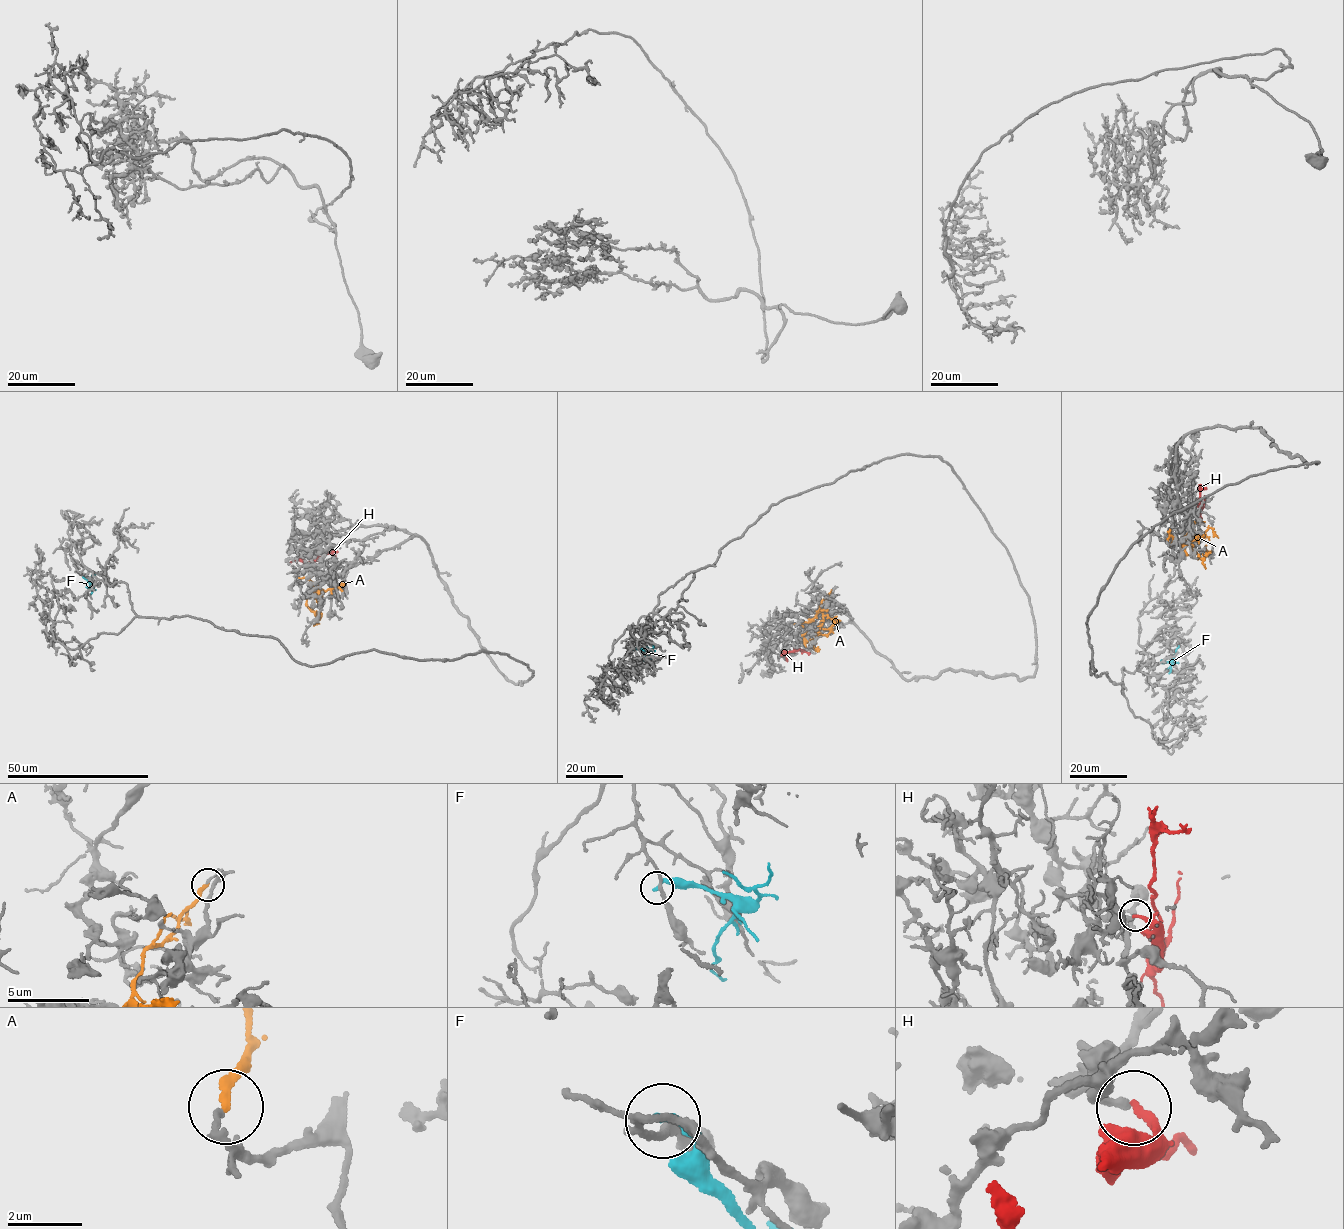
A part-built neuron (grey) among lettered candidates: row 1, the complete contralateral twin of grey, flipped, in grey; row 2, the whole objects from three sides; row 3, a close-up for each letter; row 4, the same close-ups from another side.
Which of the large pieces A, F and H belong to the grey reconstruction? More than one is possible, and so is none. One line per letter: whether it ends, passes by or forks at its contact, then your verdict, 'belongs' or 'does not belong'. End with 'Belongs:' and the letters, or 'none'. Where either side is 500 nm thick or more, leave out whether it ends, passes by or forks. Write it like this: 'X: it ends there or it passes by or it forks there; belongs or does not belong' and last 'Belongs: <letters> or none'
A: it ends there; does not belong
F: it ends there; does not belong
H: it ends there; belongs
Belongs: H

